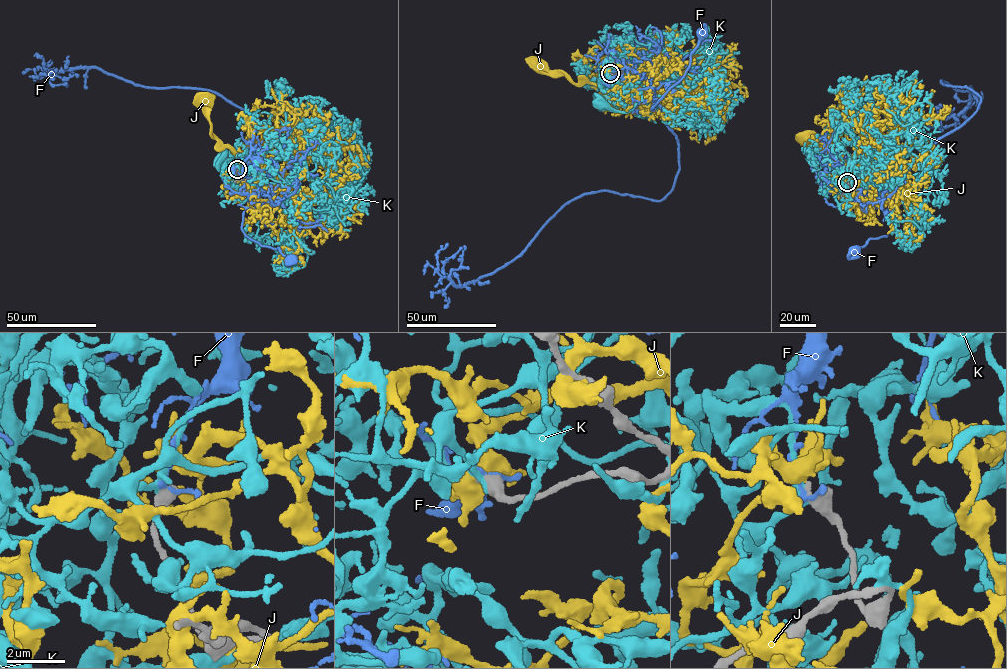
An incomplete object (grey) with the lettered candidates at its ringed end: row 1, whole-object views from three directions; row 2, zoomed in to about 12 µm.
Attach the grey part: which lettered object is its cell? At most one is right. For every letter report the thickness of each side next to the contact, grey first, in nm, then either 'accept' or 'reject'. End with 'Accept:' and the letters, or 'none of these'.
F: 500/170 nm | reject
J: 340/500 nm | reject
K: 500/200 nm | reject
Accept: none of these

